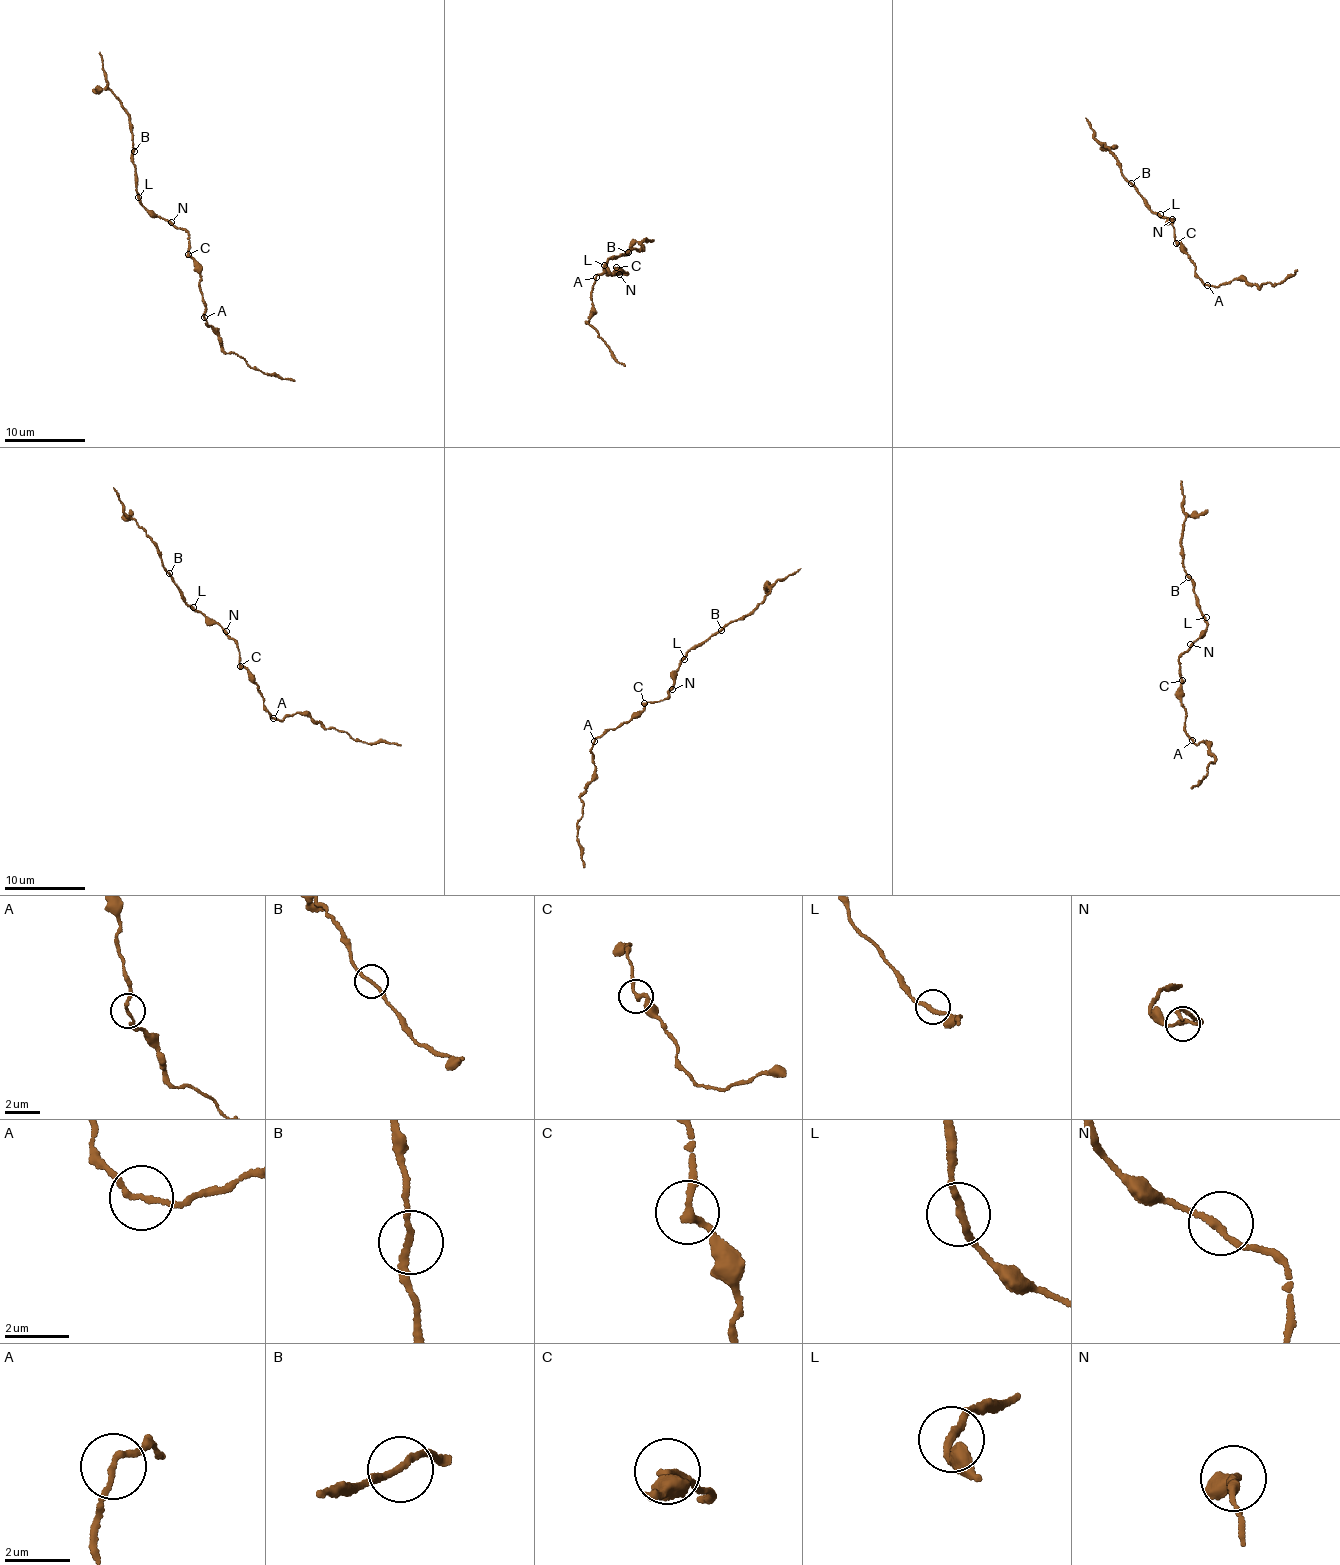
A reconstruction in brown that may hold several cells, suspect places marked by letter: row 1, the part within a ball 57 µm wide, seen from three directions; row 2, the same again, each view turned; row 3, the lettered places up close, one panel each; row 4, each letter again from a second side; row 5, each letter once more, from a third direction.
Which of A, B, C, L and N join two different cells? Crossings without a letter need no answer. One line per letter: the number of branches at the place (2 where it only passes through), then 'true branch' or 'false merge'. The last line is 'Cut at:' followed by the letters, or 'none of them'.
A: branches 2; false merge
B: branches 2; true branch
C: branches 2; true branch
L: branches 2; true branch
N: branches 2; true branch
Cut at: A

